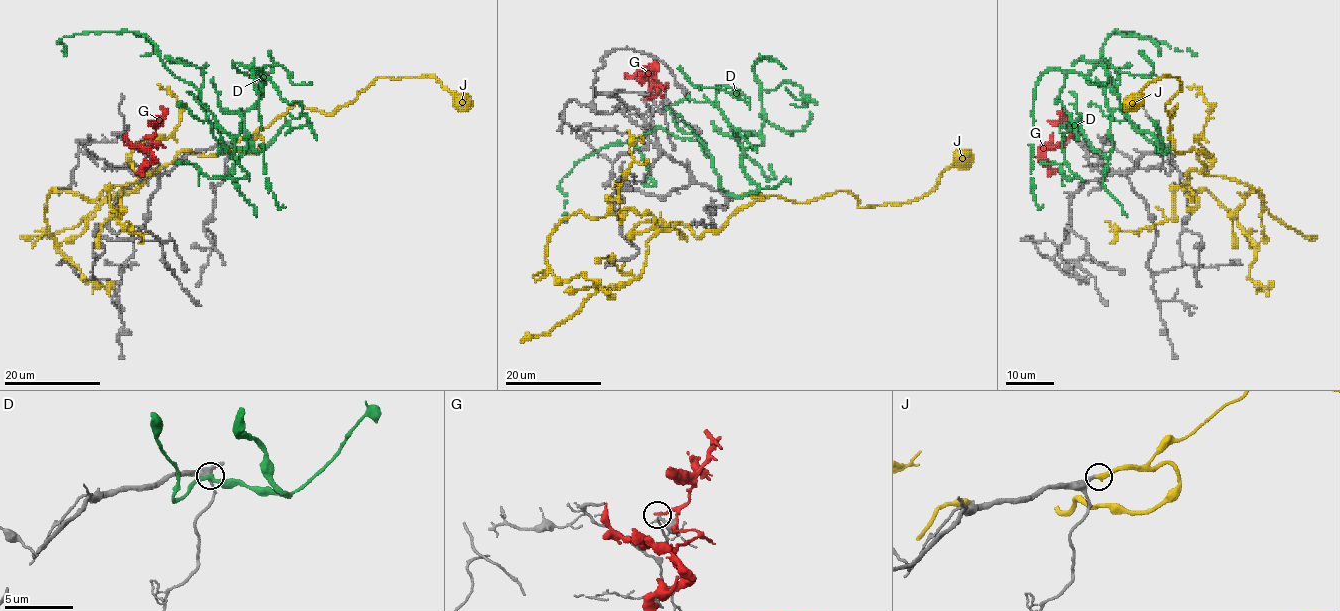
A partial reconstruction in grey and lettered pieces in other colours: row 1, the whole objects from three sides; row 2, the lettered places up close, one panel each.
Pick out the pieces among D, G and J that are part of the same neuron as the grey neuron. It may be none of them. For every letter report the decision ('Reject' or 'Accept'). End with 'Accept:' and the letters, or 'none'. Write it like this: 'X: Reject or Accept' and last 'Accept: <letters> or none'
D: Reject
G: Reject
J: Accept
Accept: J

